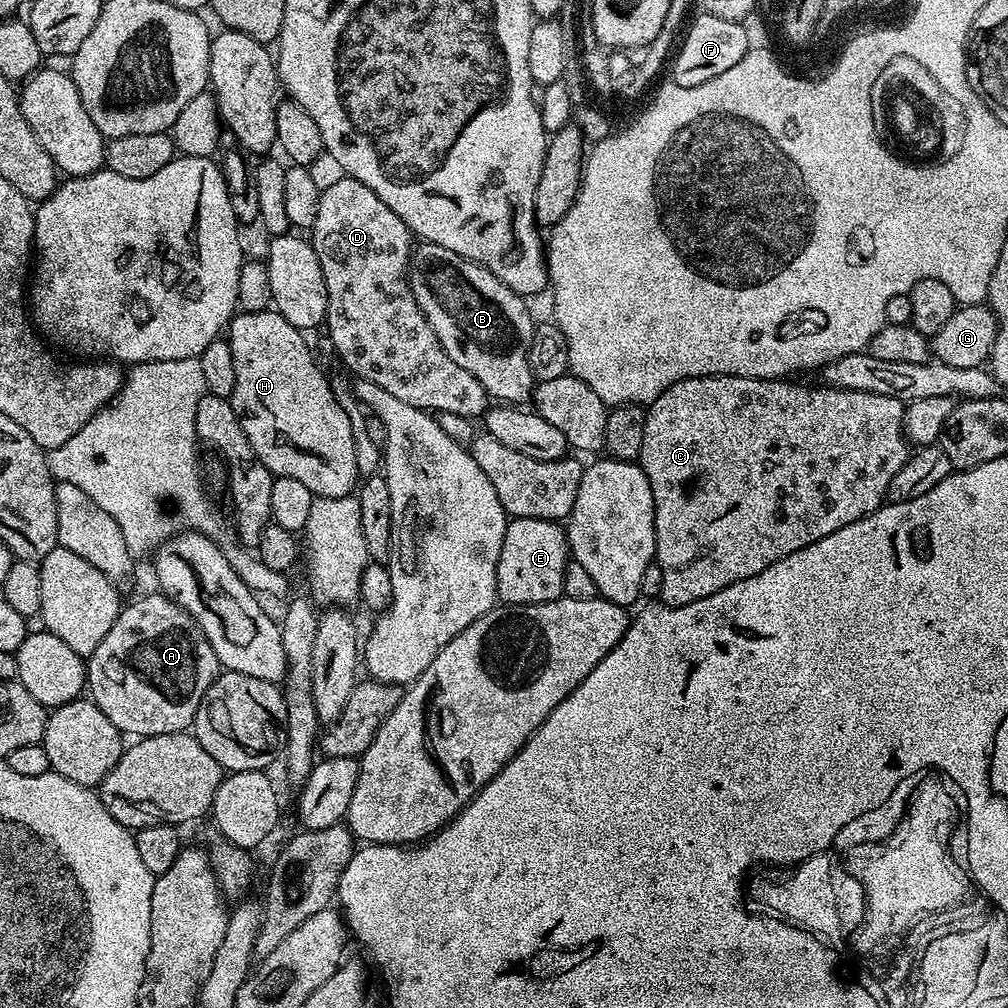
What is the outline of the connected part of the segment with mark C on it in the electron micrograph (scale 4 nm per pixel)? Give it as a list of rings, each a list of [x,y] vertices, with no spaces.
[[[741,376],[686,378],[682,382],[674,382],[674,386],[658,394],[658,398],[647,405],[644,413],[646,426],[642,430],[642,450],[638,463],[654,494],[654,562],[662,570],[659,599],[667,607],[686,606],[690,602],[710,598],[710,594],[718,594],[718,590],[726,590],[726,586],[742,582],[742,578],[754,578],[754,574],[762,574],[766,566],[774,566],[774,562],[786,558],[786,554],[794,554],[794,550],[802,550],[818,542],[818,538],[826,538],[826,534],[834,534],[834,530],[842,530],[842,526],[858,522],[858,518],[868,516],[885,503],[890,482],[894,482],[894,474],[902,470],[910,455],[908,437],[904,434],[905,401],[890,398],[886,394],[827,386],[815,388],[812,384],[795,384],[794,381],[792,378],[755,380]]]

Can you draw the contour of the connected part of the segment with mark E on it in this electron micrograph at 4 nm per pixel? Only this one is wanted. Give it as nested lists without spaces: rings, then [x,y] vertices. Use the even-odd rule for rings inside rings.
[[[513,516],[506,526],[506,538],[502,538],[502,554],[498,554],[496,595],[504,604],[541,604],[558,600],[564,595],[564,575],[569,563],[568,538],[559,523]]]

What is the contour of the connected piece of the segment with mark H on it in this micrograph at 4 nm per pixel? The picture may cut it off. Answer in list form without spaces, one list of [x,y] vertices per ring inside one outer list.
[[[275,310],[241,312],[228,321],[226,339],[230,354],[234,354],[234,390],[230,397],[232,408],[238,414],[242,430],[254,454],[273,474],[302,482],[313,497],[342,498],[353,495],[358,484],[360,467],[354,459],[354,434],[346,410],[334,398],[329,377],[316,365],[308,353],[305,333],[290,326],[286,318]]]

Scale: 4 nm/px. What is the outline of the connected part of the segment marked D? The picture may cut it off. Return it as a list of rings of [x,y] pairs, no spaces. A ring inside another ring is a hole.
[[[344,175],[342,182],[330,186],[330,190],[320,193],[318,218],[314,218],[310,229],[310,243],[314,254],[318,254],[318,262],[322,266],[322,278],[326,278],[326,298],[328,299],[326,329],[328,328],[328,336],[332,339],[333,350],[340,355],[345,366],[349,368],[347,371],[354,372],[353,375],[359,379],[374,382],[374,386],[382,386],[382,390],[394,394],[394,398],[399,398],[402,402],[410,402],[410,406],[415,408],[423,408],[433,414],[449,412],[450,414],[462,414],[469,418],[483,417],[490,407],[488,392],[482,386],[482,382],[478,382],[478,378],[474,378],[474,374],[462,370],[462,366],[458,366],[458,362],[454,362],[454,358],[450,358],[450,354],[446,354],[442,342],[438,342],[438,334],[434,334],[430,322],[422,314],[422,310],[408,285],[408,257],[412,255],[414,237],[409,232],[406,222],[402,222],[402,218],[398,218],[398,214],[394,214],[394,210],[390,210],[390,206],[386,206],[386,202],[382,202],[382,198],[378,198],[378,194],[374,194],[374,190],[370,190],[370,186],[362,186],[362,182],[358,182],[353,176]]]

